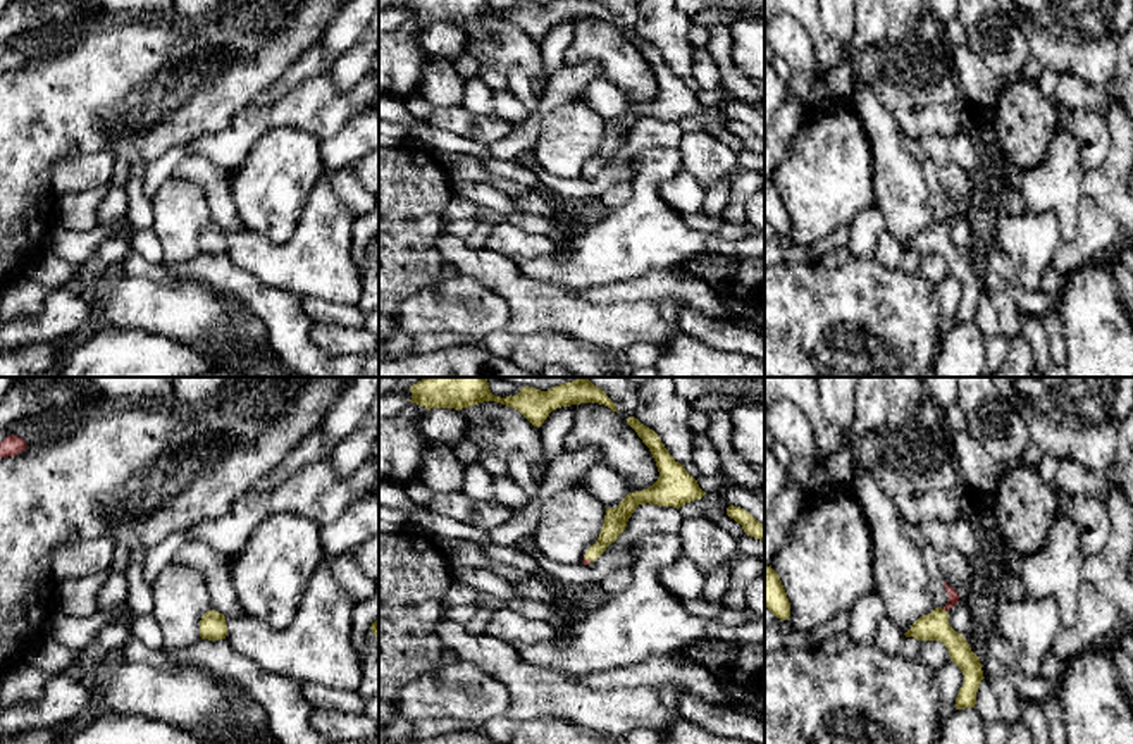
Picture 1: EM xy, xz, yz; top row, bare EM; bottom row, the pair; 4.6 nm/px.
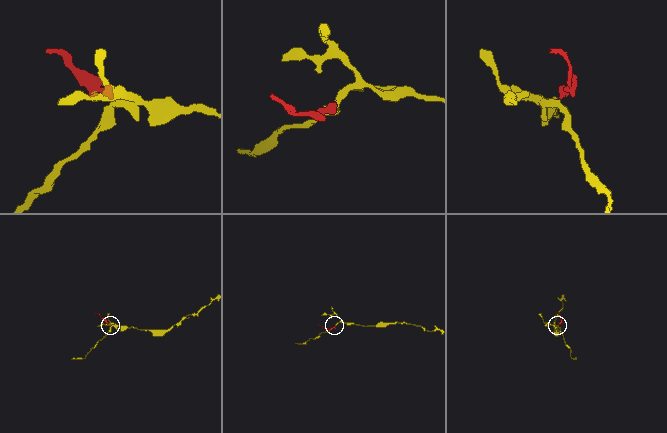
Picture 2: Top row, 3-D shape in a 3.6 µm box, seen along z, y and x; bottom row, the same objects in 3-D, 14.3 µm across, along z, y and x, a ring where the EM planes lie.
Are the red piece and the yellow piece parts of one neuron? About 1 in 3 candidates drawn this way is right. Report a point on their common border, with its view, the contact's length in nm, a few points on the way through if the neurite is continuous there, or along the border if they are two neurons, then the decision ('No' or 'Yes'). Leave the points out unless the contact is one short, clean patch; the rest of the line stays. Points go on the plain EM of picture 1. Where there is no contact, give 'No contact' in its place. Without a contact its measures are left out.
Touches red at yz (944, 223). Shared border 40 nm. Path across: yz (953, 209), (953, 214), (944, 223), (935, 240). Yes

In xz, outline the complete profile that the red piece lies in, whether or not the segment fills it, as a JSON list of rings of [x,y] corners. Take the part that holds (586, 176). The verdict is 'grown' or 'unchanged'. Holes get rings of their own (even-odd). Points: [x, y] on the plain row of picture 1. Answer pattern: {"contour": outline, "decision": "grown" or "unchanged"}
{"contour": [[[628,31],[627,38],[637,46],[642,57],[649,62],[659,91],[642,105],[628,107],[616,122],[606,122],[604,138],[597,155],[585,165],[582,177],[591,179],[606,162],[615,157],[625,145],[628,133],[639,119],[658,119],[680,122],[685,117],[701,114],[706,107],[699,102],[697,95],[678,78],[665,62],[659,50],[641,38],[637,33]]], "decision": "grown"}

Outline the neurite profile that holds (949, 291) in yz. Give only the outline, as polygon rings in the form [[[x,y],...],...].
[[[949,274],[935,286],[935,293],[940,303],[942,326],[945,329],[956,324],[956,312],[964,298],[964,289],[961,282]]]

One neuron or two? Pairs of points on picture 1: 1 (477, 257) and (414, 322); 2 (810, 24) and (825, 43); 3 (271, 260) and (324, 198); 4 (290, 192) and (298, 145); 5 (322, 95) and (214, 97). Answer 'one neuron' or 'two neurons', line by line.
1: two neurons
2: one neuron
3: one neuron
4: one neuron
5: two neurons

